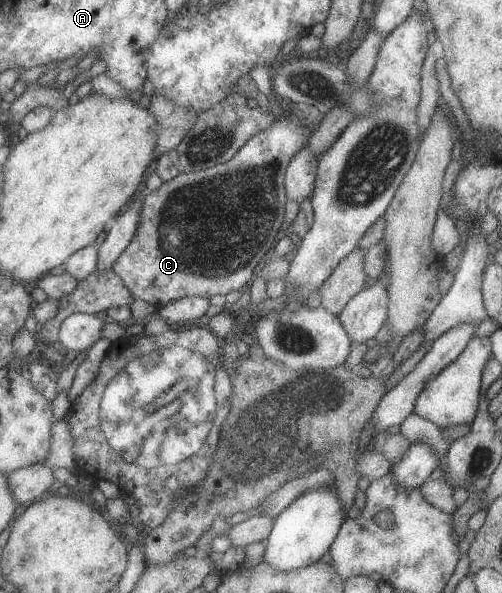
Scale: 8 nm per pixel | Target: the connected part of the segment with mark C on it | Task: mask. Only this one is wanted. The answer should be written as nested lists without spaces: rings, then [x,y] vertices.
[[[283,115],[283,117],[276,118],[267,131],[259,131],[257,135],[253,135],[240,151],[226,163],[215,165],[213,168],[202,170],[201,172],[188,172],[177,175],[169,182],[163,182],[157,191],[145,192],[145,199],[143,199],[143,207],[141,207],[141,219],[139,219],[139,227],[135,233],[135,237],[128,247],[119,255],[119,259],[113,263],[113,272],[123,281],[123,285],[129,289],[129,293],[133,295],[134,300],[140,299],[155,307],[156,311],[163,308],[167,303],[178,301],[185,297],[199,297],[209,300],[215,295],[227,296],[232,291],[240,291],[247,283],[251,282],[253,277],[253,270],[257,267],[262,257],[270,250],[279,229],[283,225],[285,218],[285,207],[288,201],[286,195],[286,188],[284,185],[284,176],[293,155],[308,147],[309,137],[311,137],[313,129],[303,125],[301,119],[297,115]]]

